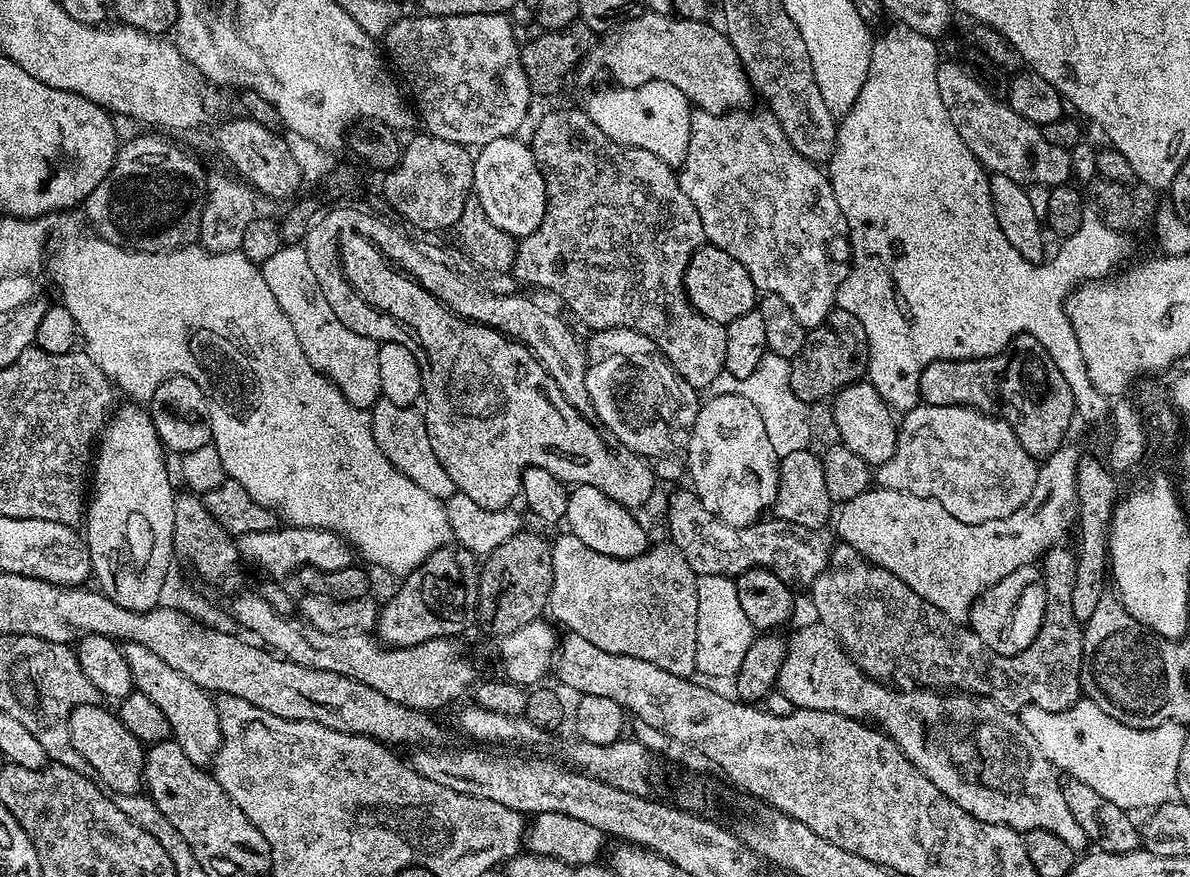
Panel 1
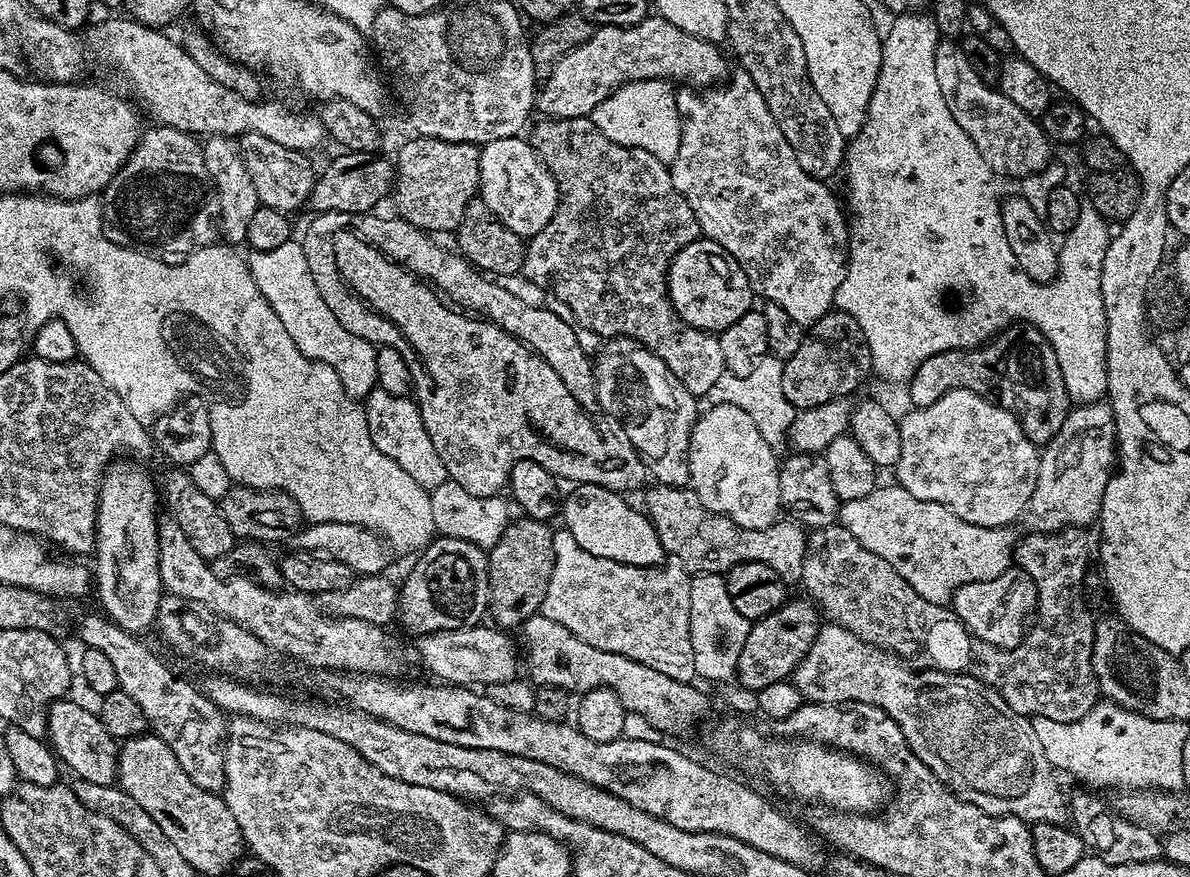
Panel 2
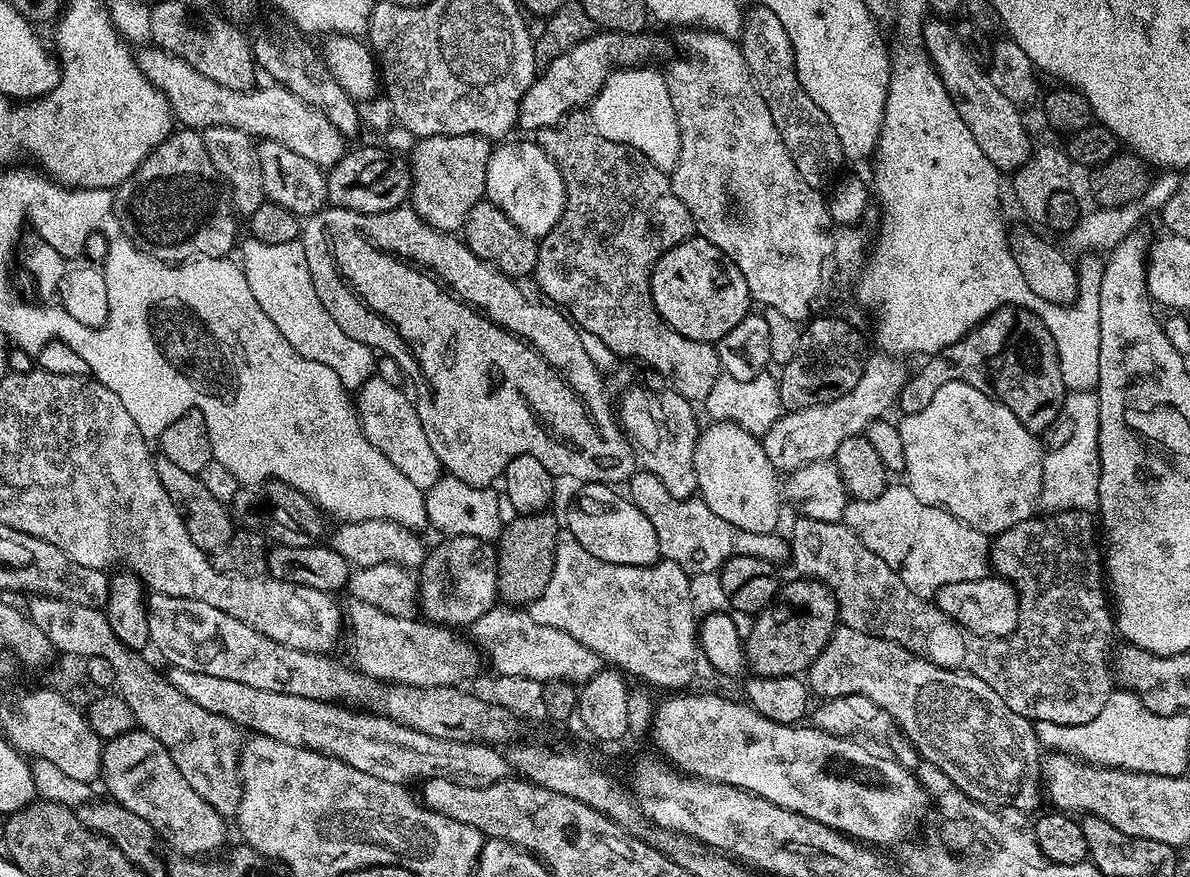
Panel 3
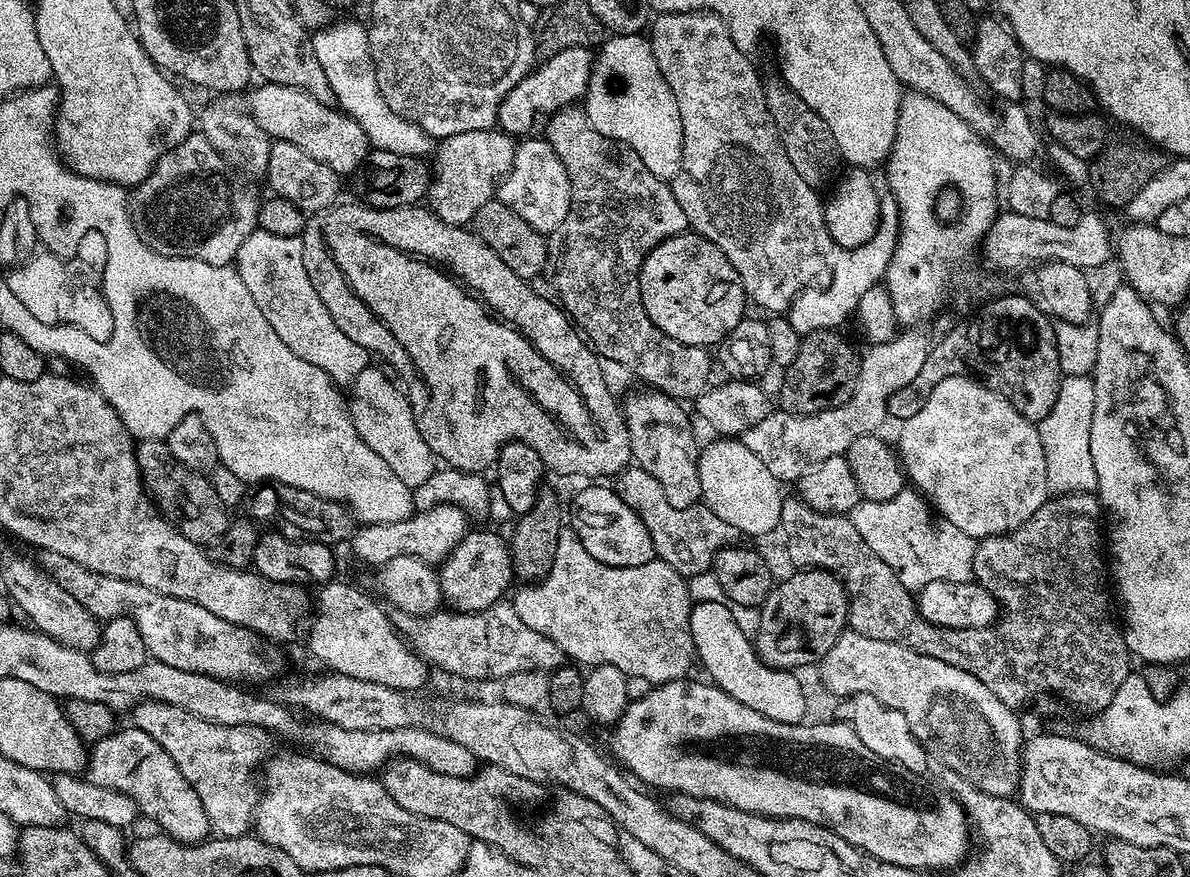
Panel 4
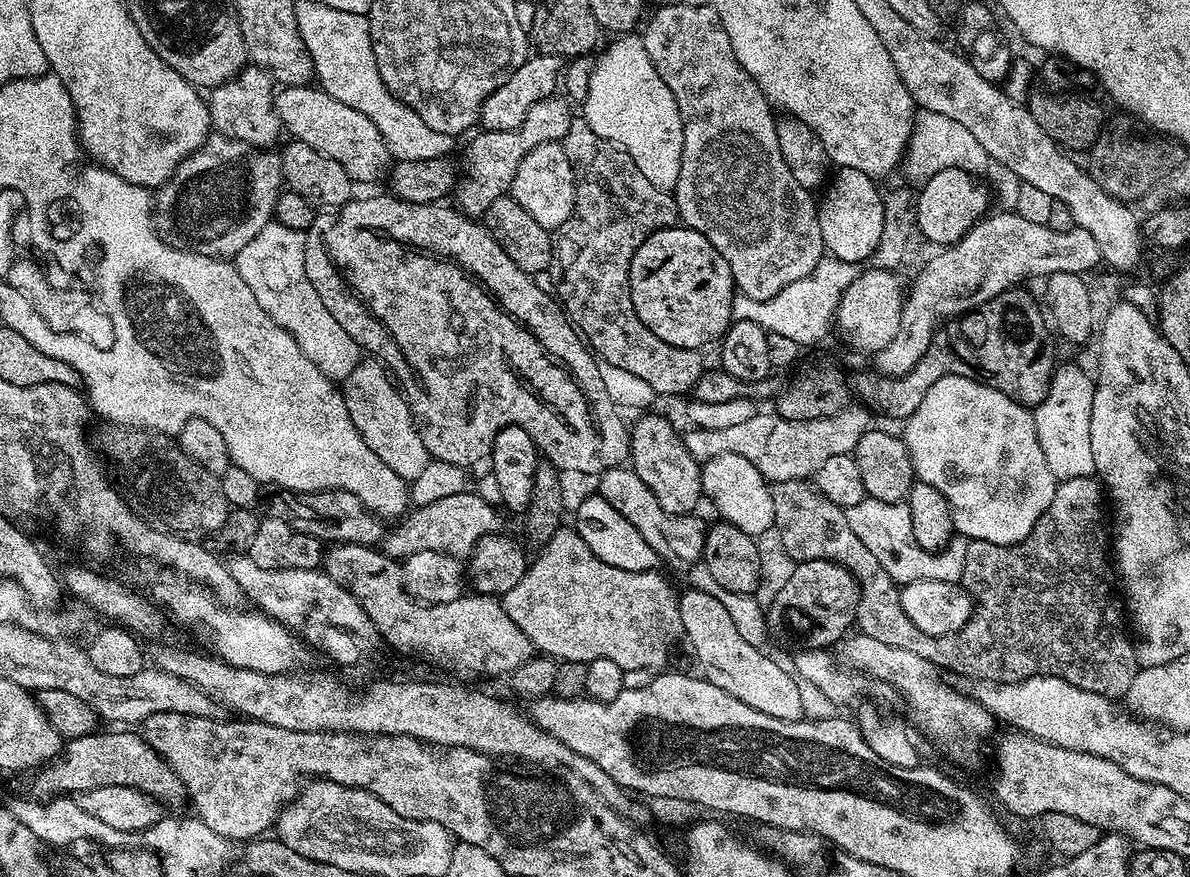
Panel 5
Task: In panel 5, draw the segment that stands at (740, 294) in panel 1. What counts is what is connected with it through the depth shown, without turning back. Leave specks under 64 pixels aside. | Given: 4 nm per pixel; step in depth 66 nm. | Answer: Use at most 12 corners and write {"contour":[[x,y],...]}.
{"contour":[[696,228],[630,262],[638,318],[670,346],[715,345],[736,279]]}

